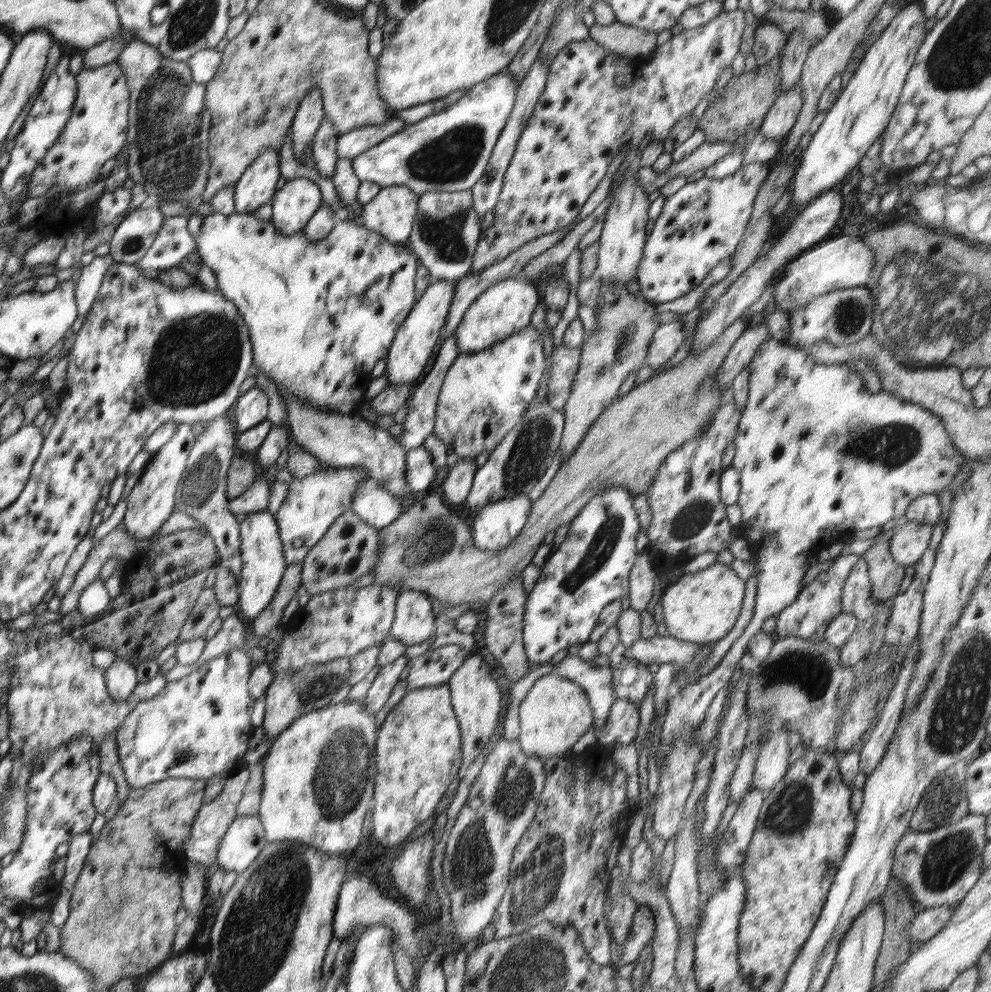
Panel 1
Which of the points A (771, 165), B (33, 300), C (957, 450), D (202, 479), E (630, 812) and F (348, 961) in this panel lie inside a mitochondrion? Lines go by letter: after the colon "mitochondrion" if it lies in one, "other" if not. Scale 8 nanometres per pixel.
A: other
B: other
C: other
D: mitochondrion
E: other
F: other

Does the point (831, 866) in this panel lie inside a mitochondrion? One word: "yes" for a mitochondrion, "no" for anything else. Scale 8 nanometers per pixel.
no

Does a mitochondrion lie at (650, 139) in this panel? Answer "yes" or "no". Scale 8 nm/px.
no

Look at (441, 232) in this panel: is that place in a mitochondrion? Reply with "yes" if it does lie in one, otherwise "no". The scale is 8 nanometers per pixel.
yes

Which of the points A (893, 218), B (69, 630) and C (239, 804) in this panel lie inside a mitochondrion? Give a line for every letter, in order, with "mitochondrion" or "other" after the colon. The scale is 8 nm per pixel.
A: other
B: other
C: other

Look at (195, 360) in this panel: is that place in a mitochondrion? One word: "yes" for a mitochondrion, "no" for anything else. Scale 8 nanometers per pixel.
yes

